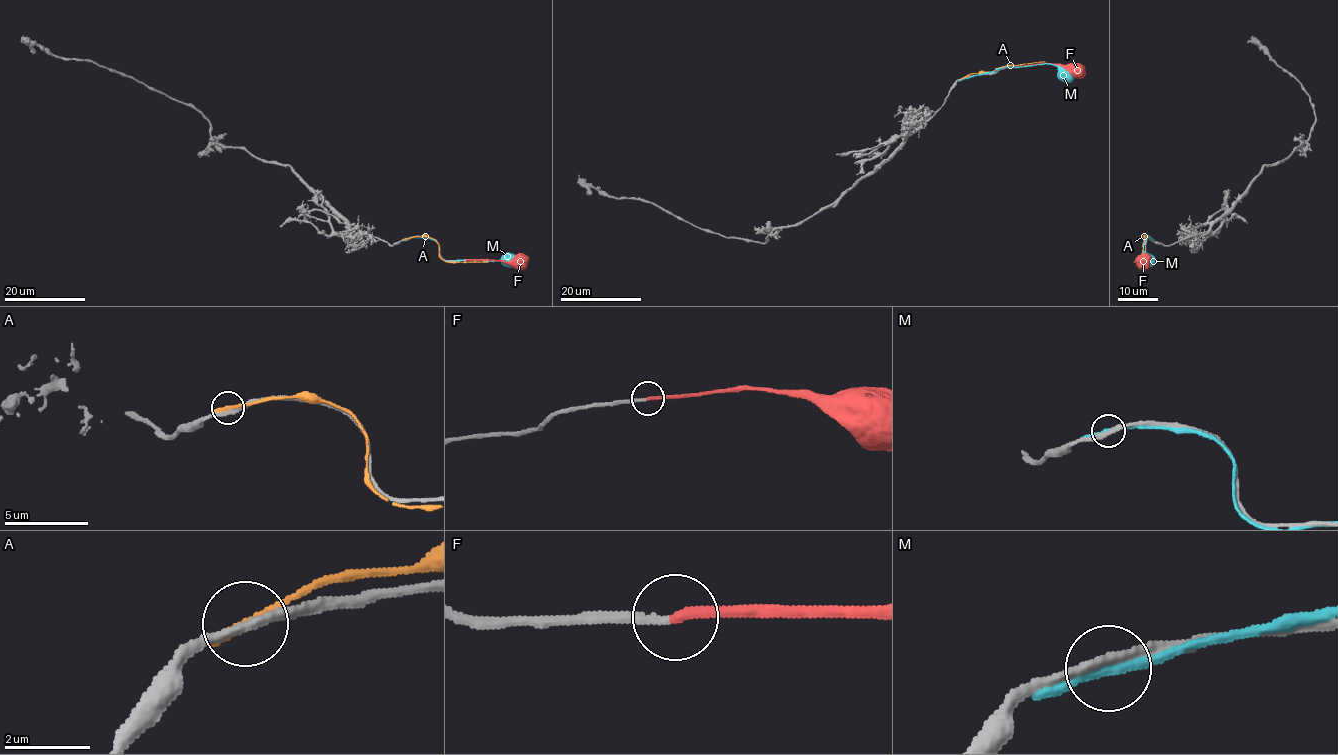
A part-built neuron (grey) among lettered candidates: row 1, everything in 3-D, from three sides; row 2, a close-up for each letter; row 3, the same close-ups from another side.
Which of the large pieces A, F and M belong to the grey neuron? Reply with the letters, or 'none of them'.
F

